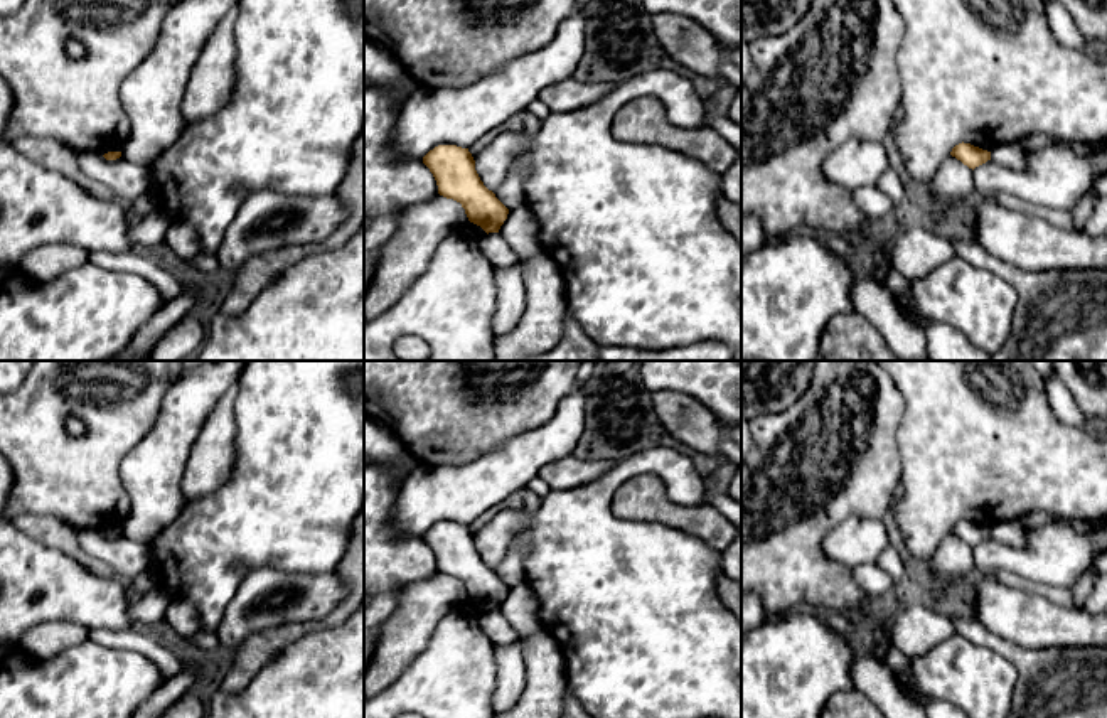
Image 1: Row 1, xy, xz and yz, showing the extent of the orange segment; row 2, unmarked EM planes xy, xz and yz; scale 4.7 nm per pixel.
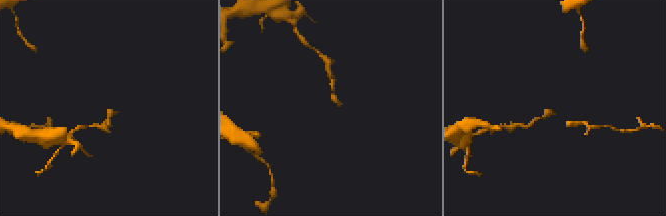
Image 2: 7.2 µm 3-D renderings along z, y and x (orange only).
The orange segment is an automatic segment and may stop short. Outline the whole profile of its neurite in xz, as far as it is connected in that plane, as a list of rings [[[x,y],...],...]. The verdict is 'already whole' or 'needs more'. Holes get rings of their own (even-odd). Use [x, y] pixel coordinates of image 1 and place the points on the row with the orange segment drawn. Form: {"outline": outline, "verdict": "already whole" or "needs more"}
{"outline": [[[438,145],[423,157],[423,163],[433,174],[440,196],[460,202],[468,221],[487,234],[499,233],[509,209],[484,185],[468,148]]], "verdict": "already whole"}

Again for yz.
{"outline": [[[964,142],[955,145],[950,155],[960,160],[964,165],[967,165],[972,170],[986,163],[987,160],[991,160],[991,152]]], "verdict": "already whole"}

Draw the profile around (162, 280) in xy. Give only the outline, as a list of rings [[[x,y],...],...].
[[[93,251],[89,253],[89,261],[108,271],[131,273],[145,278],[158,292],[163,305],[182,292],[179,280],[150,255]]]

